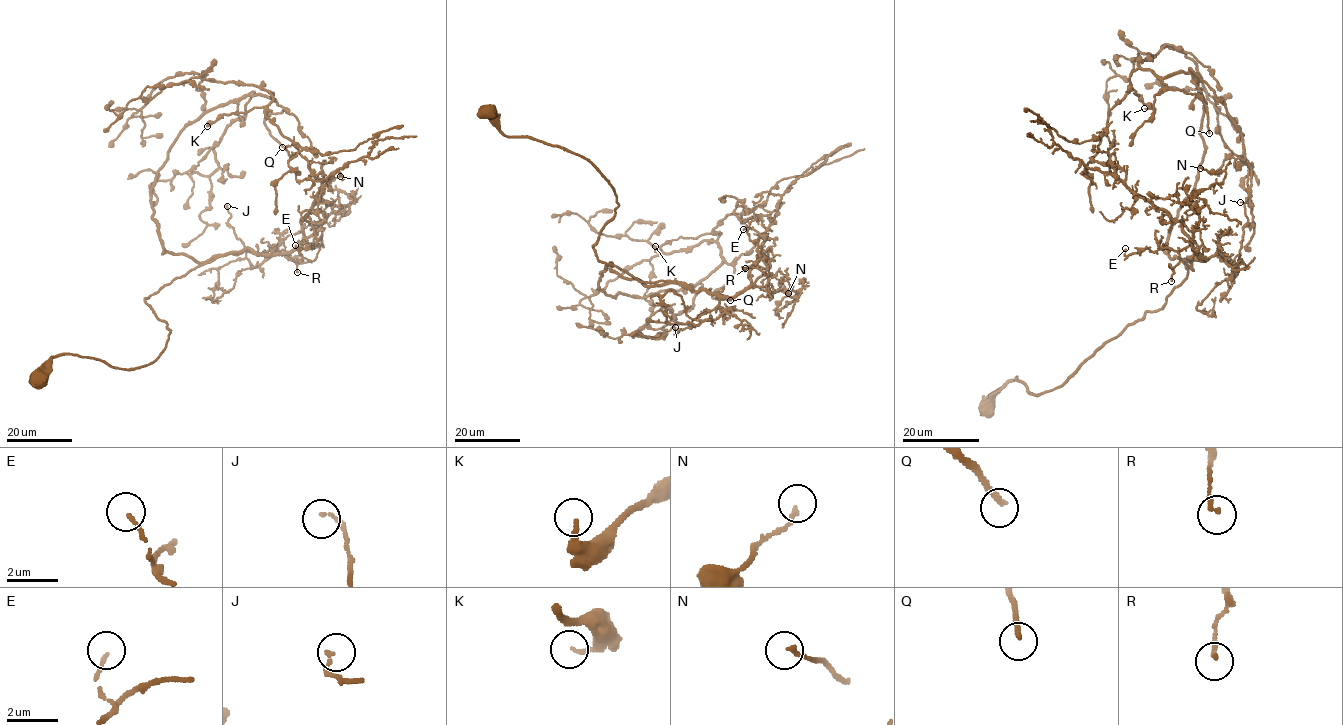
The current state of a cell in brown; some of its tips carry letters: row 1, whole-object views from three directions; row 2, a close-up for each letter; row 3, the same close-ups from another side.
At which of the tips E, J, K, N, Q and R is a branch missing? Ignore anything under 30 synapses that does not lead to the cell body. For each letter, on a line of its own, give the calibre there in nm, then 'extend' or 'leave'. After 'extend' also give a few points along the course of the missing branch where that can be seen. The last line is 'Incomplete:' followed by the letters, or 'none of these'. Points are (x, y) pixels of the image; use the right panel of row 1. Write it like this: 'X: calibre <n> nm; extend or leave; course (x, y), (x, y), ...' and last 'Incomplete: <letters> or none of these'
E: calibre 130 nm; leave
J: calibre 130 nm; leave
K: calibre 160 nm; leave
N: calibre 160 nm; leave
Q: calibre 200 nm; extend; course (1209, 133), (1212, 135), (1214, 167), (1228, 183), (1231, 195)
R: calibre 180 nm; leave
Incomplete: Q

